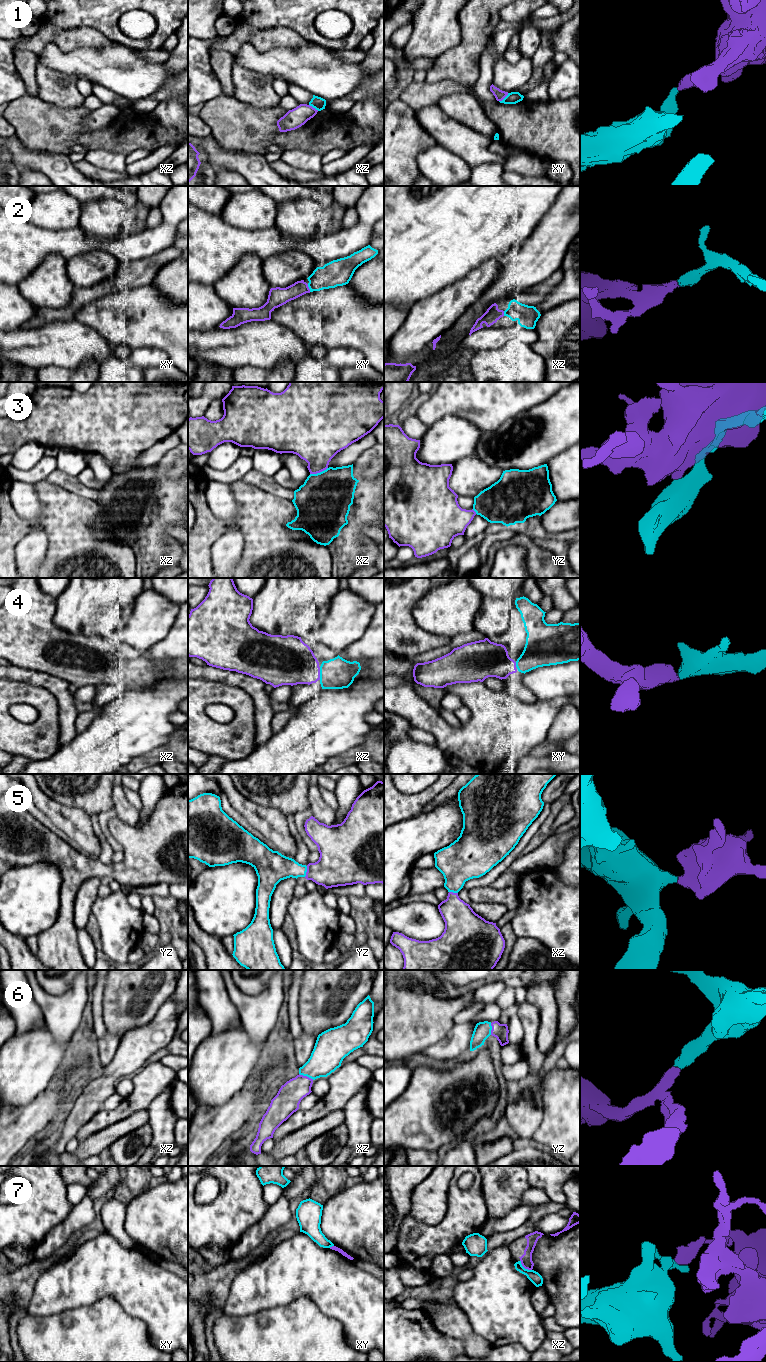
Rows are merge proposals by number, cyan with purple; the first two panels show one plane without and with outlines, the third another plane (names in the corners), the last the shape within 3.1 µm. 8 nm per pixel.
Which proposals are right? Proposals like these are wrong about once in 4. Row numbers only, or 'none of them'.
2, 3, 4, 5, 6

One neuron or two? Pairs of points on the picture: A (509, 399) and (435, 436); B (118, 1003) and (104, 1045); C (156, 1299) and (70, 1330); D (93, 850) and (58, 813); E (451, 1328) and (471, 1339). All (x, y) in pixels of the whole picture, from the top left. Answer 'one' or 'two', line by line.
A: two
B: two
C: two
D: one
E: one

